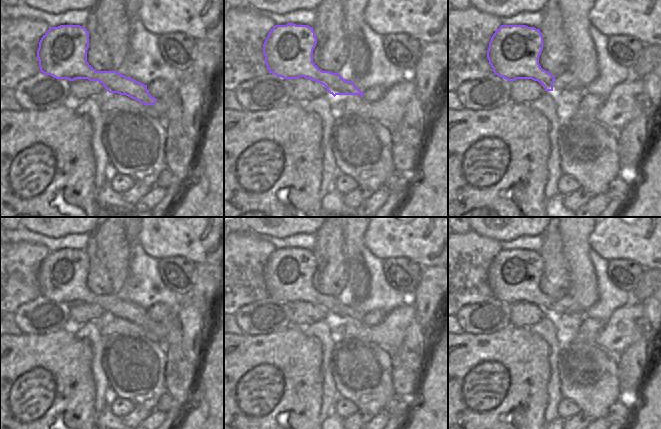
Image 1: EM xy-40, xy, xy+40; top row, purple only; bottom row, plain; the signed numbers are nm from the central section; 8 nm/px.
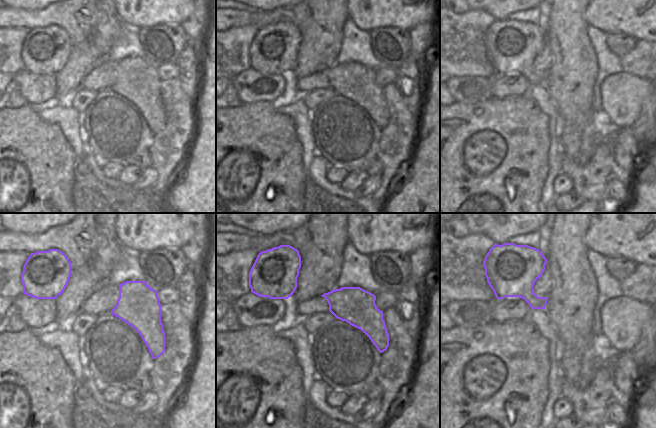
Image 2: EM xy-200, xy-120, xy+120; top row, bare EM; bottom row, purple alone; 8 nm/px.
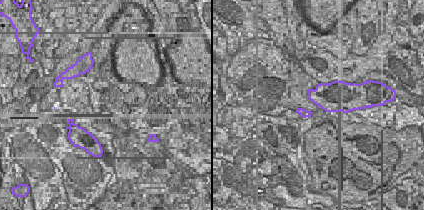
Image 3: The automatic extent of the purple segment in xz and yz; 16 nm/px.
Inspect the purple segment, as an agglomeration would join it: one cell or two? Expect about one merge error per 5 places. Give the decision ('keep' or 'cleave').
keep

